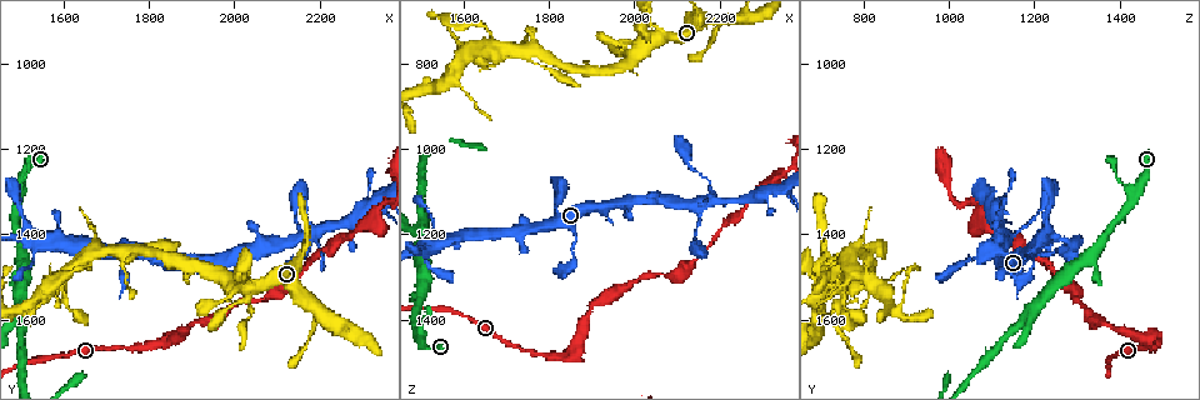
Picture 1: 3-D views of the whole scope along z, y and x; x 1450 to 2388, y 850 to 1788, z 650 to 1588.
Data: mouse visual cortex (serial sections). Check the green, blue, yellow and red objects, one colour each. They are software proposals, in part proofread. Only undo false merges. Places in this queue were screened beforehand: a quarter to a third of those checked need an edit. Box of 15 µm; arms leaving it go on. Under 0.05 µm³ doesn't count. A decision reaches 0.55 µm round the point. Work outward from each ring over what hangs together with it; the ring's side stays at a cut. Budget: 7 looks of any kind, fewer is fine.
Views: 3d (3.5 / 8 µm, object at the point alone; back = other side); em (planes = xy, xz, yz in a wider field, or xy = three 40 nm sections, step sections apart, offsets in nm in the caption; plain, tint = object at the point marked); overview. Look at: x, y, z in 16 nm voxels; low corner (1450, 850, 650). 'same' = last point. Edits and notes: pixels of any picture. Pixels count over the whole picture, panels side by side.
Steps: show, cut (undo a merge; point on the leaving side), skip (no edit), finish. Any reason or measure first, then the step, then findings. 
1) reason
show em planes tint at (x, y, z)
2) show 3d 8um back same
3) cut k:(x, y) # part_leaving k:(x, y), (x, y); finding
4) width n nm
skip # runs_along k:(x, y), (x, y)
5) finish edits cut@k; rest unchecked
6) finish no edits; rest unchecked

small branch off a trunk
show 3d 8um back at (2030, 1520, 755)

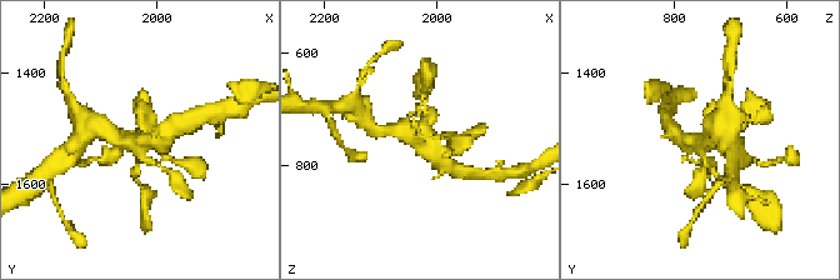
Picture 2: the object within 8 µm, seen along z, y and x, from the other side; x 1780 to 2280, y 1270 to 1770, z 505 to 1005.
show 3d 3.5um back at (2030, 1525, 755)

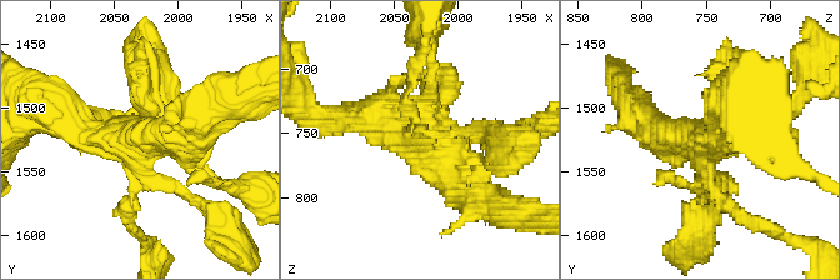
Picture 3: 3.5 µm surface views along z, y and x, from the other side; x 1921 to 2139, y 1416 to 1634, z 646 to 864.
show em xy step 3 tint at (2030, 1524, 758)

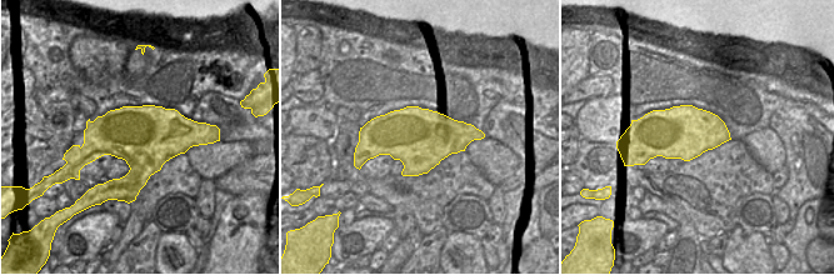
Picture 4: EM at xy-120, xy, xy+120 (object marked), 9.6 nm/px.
width 600 nm
skip # runs_along 3:(338, 119), (408, 129), (469, 186); all the same cell

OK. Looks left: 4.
a fork
show 3d 3.5um at (1675, 1435, 770)

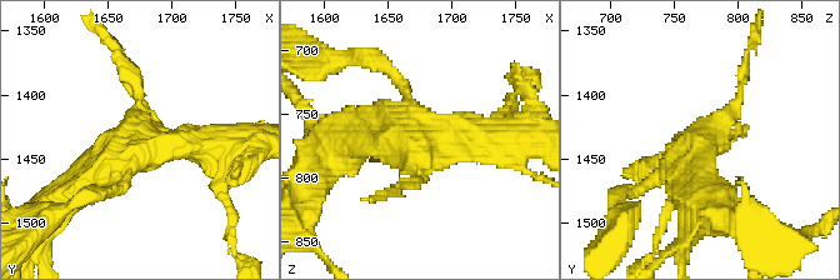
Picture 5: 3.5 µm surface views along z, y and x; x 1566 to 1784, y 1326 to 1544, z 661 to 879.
need the tissue
show em xy step 2 tint at (1674, 1438, 770)

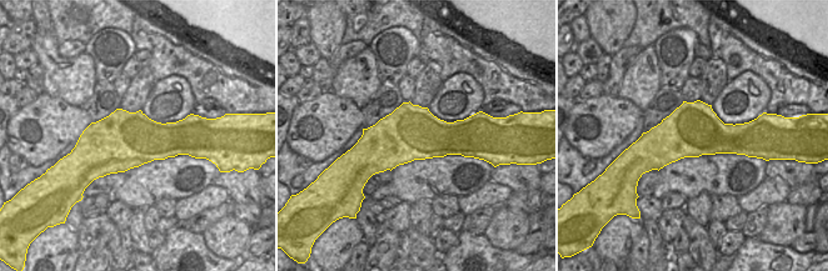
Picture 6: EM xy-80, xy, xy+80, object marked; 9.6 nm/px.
skip # runs_along 5:(226, 145), (119, 145), (69, 191); continuous, no second cell

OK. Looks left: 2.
sudden change in width
show 3d 3.5um at (1860, 1440, 1260)

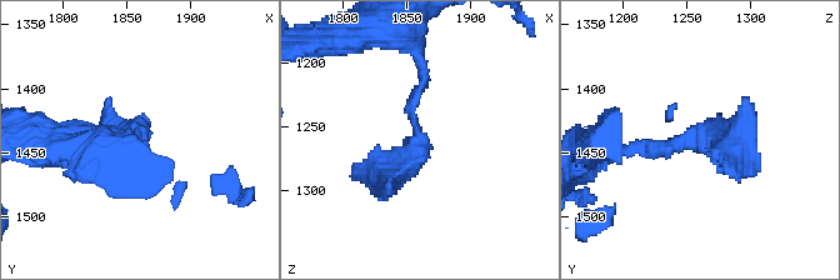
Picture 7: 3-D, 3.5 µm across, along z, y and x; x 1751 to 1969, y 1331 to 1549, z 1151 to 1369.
now the EM
show em xy step 2 tint at (1860, 1438, 1260)

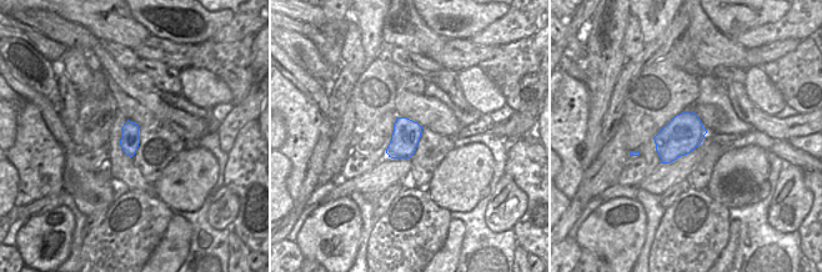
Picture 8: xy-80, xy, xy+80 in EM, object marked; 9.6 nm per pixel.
skip # runs_along 7:(628, 150), (710, 135), (733, 170); continuous, no second cell

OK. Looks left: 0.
finish no edits; rest unchecked

